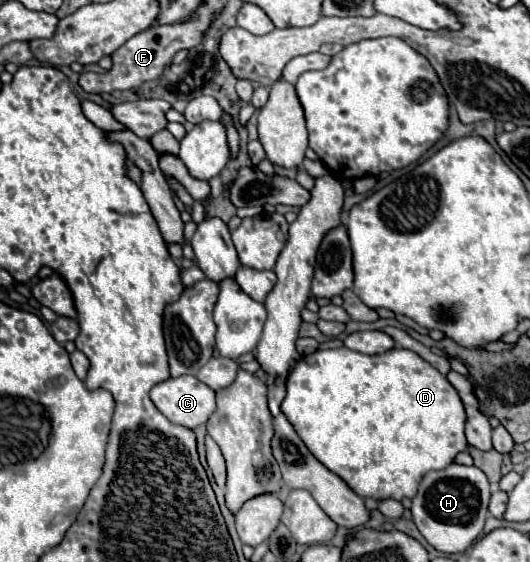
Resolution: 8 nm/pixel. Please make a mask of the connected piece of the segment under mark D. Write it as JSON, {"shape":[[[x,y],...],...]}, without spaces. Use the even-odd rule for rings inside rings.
{"shape":[[[346,346],[340,348],[328,348],[328,350],[316,350],[308,356],[304,356],[294,370],[290,372],[290,376],[286,378],[286,398],[282,400],[280,410],[284,412],[284,416],[290,420],[290,424],[294,426],[294,430],[298,432],[298,436],[302,438],[302,442],[308,446],[308,450],[334,474],[338,474],[342,480],[348,482],[348,486],[362,498],[376,498],[376,500],[384,500],[384,498],[412,498],[414,492],[418,492],[418,484],[420,478],[430,472],[430,470],[442,470],[448,468],[458,452],[468,450],[466,444],[466,436],[464,436],[464,422],[466,422],[466,414],[464,414],[464,406],[462,400],[458,396],[458,392],[454,390],[454,386],[446,380],[446,376],[442,376],[434,366],[430,366],[426,360],[422,360],[416,352],[394,346],[392,350],[384,352],[384,354],[360,354],[354,352]]]}

